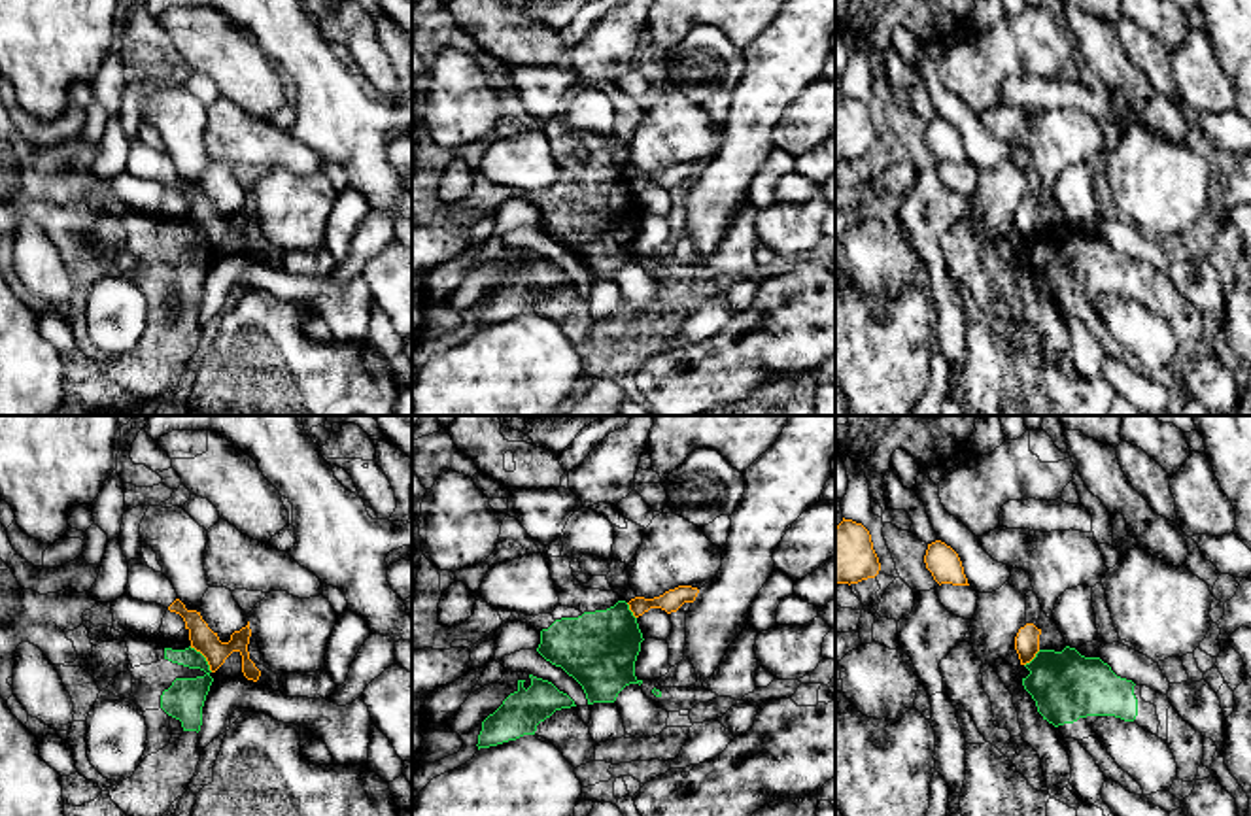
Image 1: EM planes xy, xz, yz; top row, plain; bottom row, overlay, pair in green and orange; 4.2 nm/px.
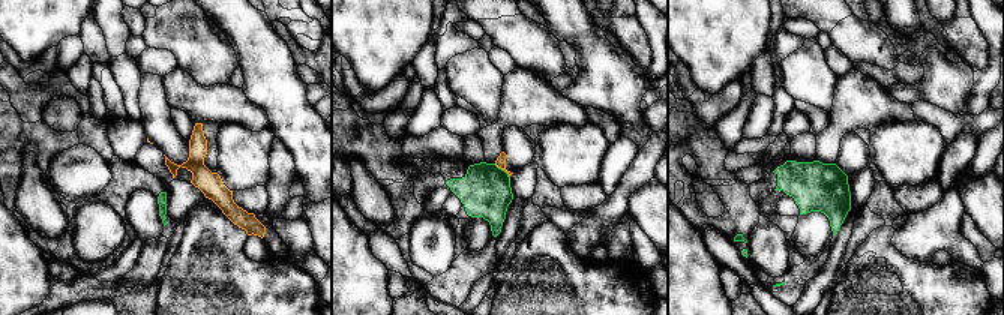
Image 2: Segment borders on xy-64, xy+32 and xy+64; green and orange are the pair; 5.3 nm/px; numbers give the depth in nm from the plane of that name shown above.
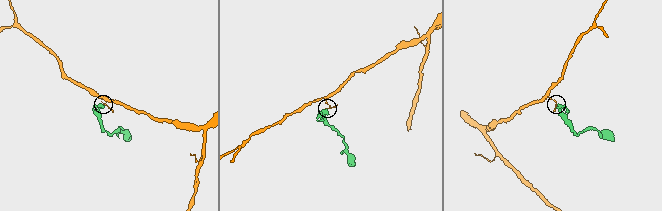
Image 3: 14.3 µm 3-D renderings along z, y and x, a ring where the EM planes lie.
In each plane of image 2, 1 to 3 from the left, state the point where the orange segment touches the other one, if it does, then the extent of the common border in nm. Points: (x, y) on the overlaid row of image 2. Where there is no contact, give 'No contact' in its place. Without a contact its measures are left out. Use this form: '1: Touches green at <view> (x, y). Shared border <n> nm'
1: No contact
2: Touches green at xy+32 (503, 170). Shared border 120 nm
3: No contact

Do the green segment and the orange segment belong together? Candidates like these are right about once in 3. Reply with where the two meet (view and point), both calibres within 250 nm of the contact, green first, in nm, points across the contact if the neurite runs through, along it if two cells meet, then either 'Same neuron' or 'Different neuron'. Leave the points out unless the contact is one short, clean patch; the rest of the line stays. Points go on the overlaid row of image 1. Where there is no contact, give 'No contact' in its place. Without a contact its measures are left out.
Touches green at xy (205, 658). Thickness 170 nm (green) against 110 nm. Boundary: xy (189, 646), (205, 658), (212, 671). Different neuron

